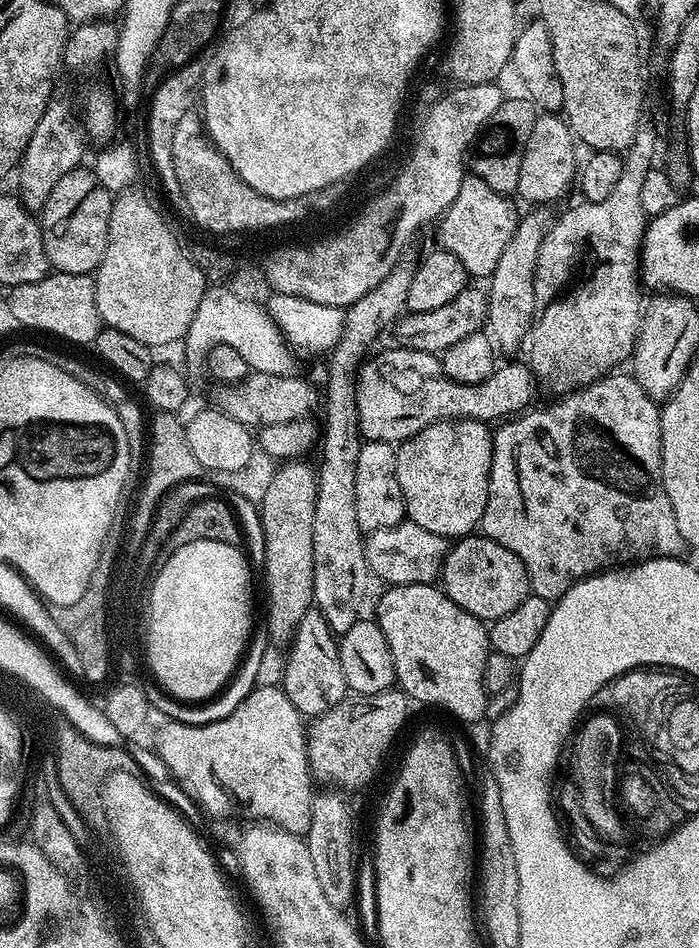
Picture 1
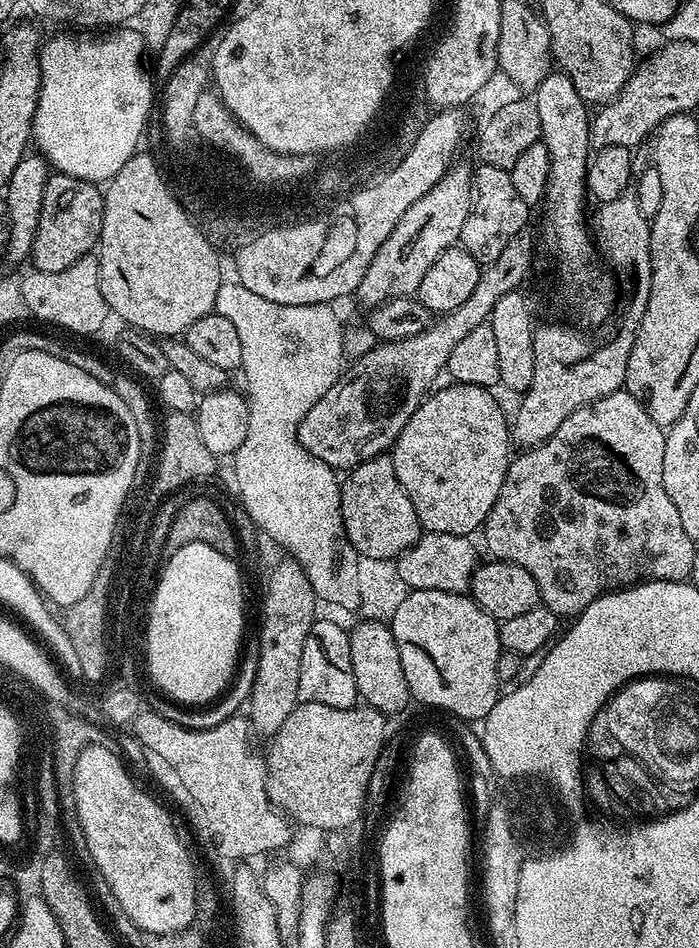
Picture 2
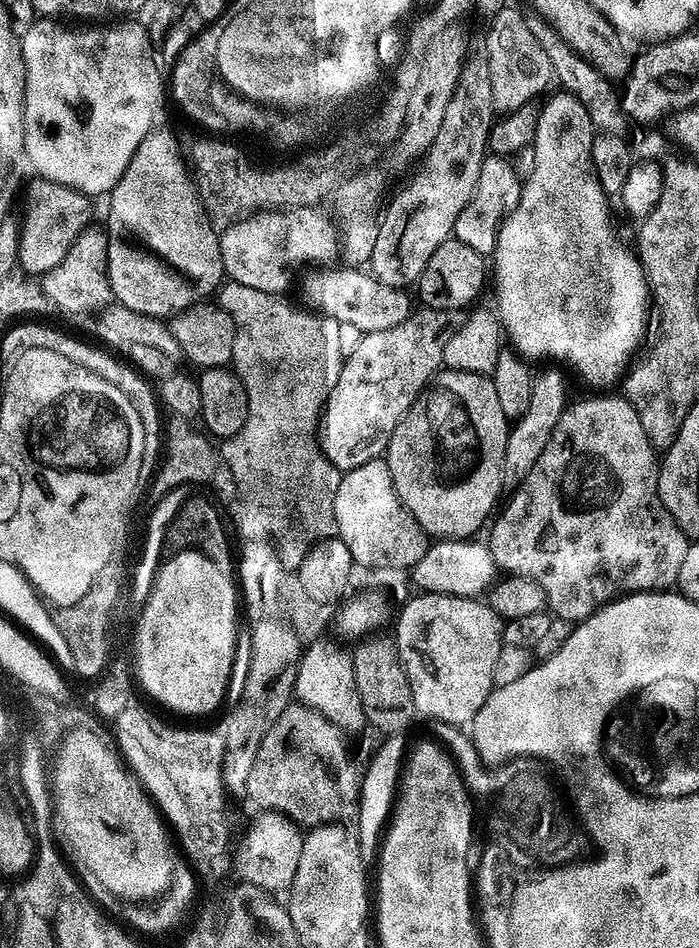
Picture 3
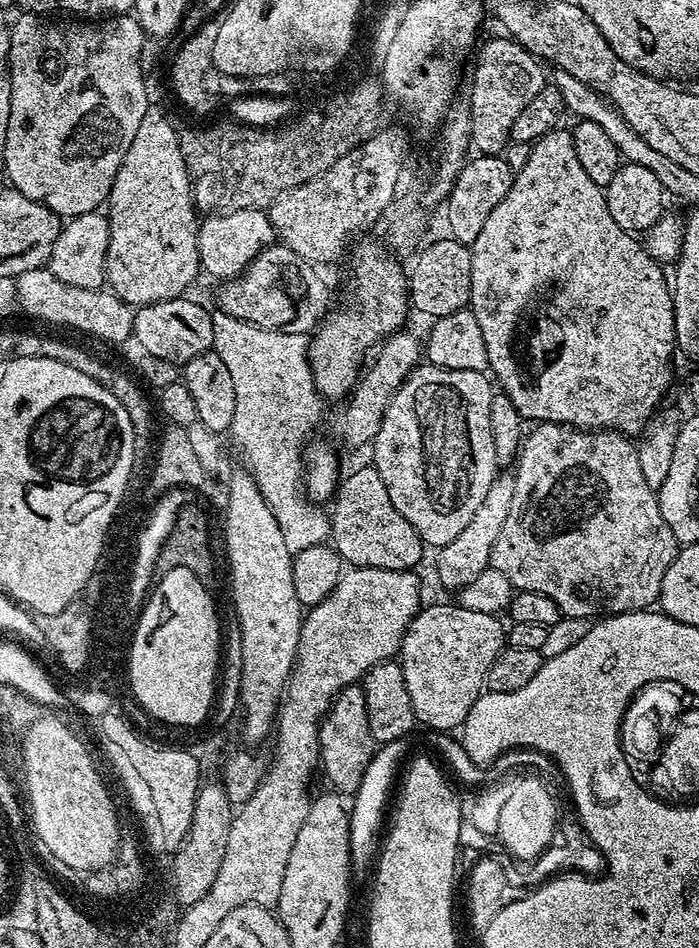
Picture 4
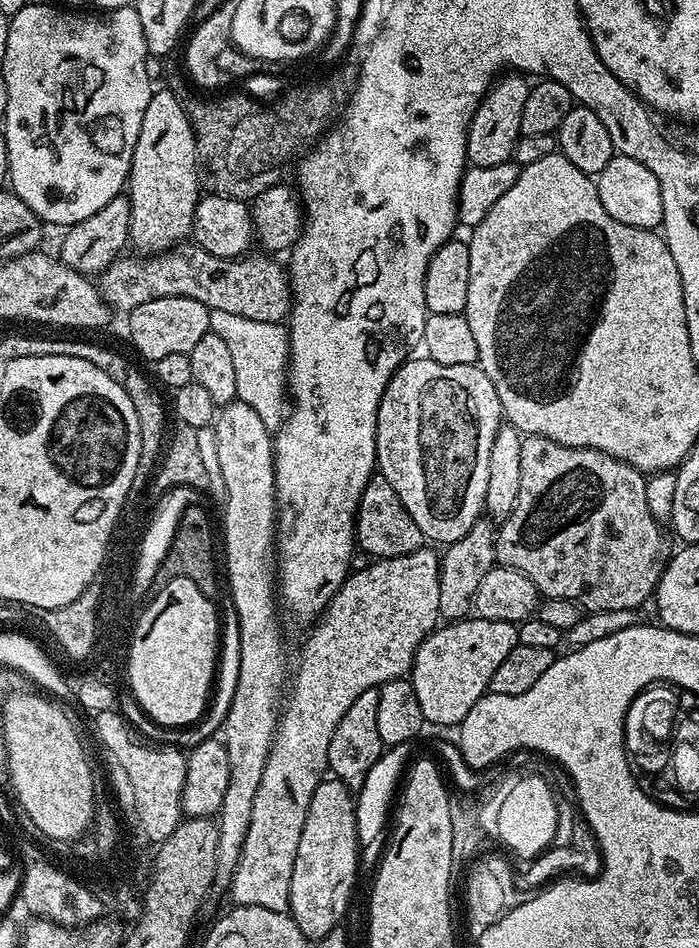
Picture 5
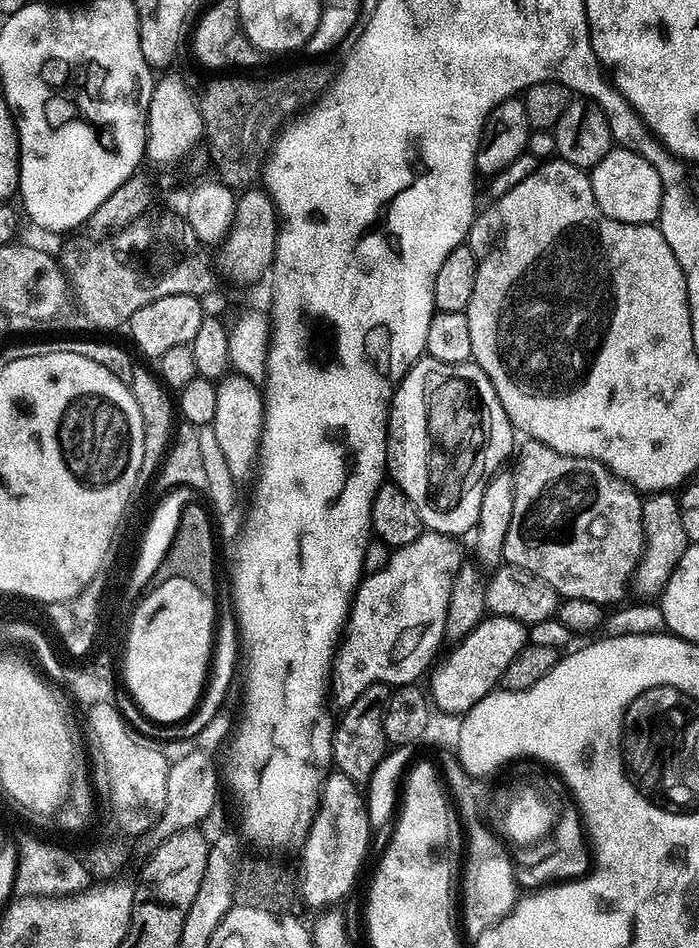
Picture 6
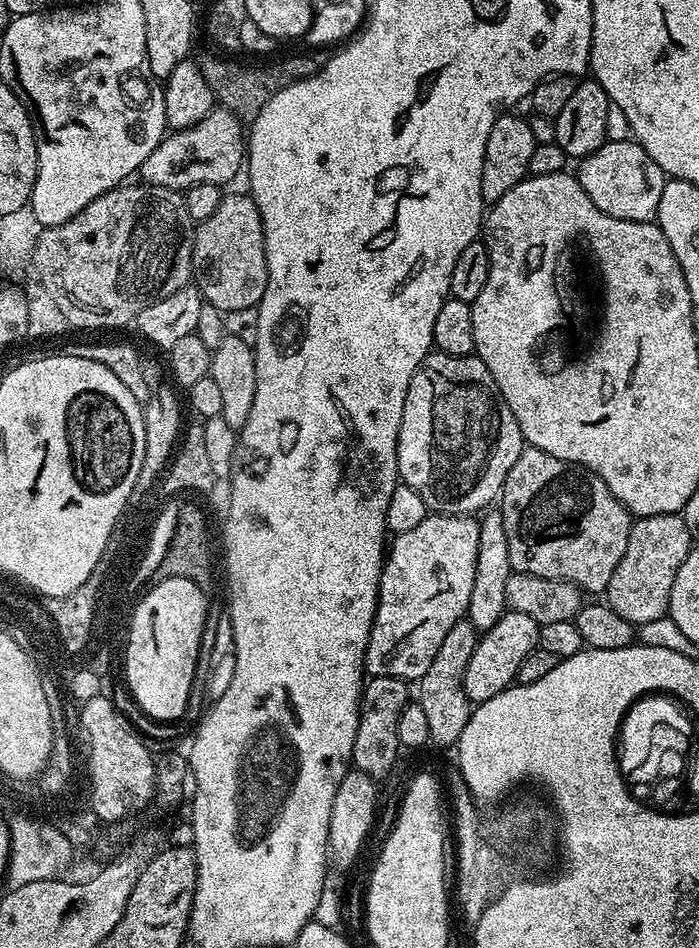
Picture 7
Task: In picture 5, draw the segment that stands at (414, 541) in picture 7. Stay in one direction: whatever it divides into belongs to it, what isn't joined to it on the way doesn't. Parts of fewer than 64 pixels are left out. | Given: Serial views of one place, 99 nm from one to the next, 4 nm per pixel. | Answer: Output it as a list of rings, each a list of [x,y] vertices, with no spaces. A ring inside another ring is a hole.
[[[421,546],[416,552],[411,552],[405,556],[395,556],[393,560],[377,559],[375,562],[368,562],[365,568],[357,567],[349,576],[344,579],[344,584],[334,594],[334,598],[328,604],[328,607],[320,613],[316,624],[312,628],[312,633],[308,636],[308,641],[304,644],[304,653],[300,656],[300,665],[296,668],[296,685],[292,688],[292,693],[287,693],[286,703],[282,708],[282,715],[279,717],[276,725],[276,736],[272,740],[272,749],[268,751],[266,766],[262,770],[262,782],[258,782],[258,794],[254,794],[254,810],[250,814],[250,826],[246,830],[246,838],[240,847],[240,857],[238,864],[232,875],[232,879],[226,889],[227,895],[232,895],[232,904],[245,908],[246,906],[258,906],[266,910],[275,912],[288,912],[288,903],[290,902],[290,878],[294,874],[294,858],[298,854],[298,838],[302,838],[302,826],[306,822],[306,814],[310,806],[310,798],[314,790],[325,779],[328,767],[328,747],[330,738],[334,738],[334,730],[338,730],[338,722],[354,706],[354,698],[358,694],[366,694],[366,690],[375,688],[379,685],[407,677],[412,671],[412,663],[416,657],[416,651],[420,649],[420,644],[432,633],[441,619],[440,607],[438,606],[438,592],[440,586],[440,556],[432,553],[428,546]]]

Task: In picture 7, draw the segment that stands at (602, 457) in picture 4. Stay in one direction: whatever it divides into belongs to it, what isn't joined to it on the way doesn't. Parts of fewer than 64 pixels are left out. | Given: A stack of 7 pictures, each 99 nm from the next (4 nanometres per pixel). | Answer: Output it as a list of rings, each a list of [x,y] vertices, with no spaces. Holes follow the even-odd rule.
[[[526,446],[518,454],[518,462],[510,466],[510,474],[506,474],[498,508],[504,513],[506,542],[510,542],[510,562],[515,571],[538,578],[565,580],[575,584],[584,594],[607,593],[610,578],[614,578],[614,570],[618,570],[618,562],[622,562],[622,554],[626,554],[634,517],[622,502],[618,502],[610,492],[610,486],[606,486],[598,474]]]

